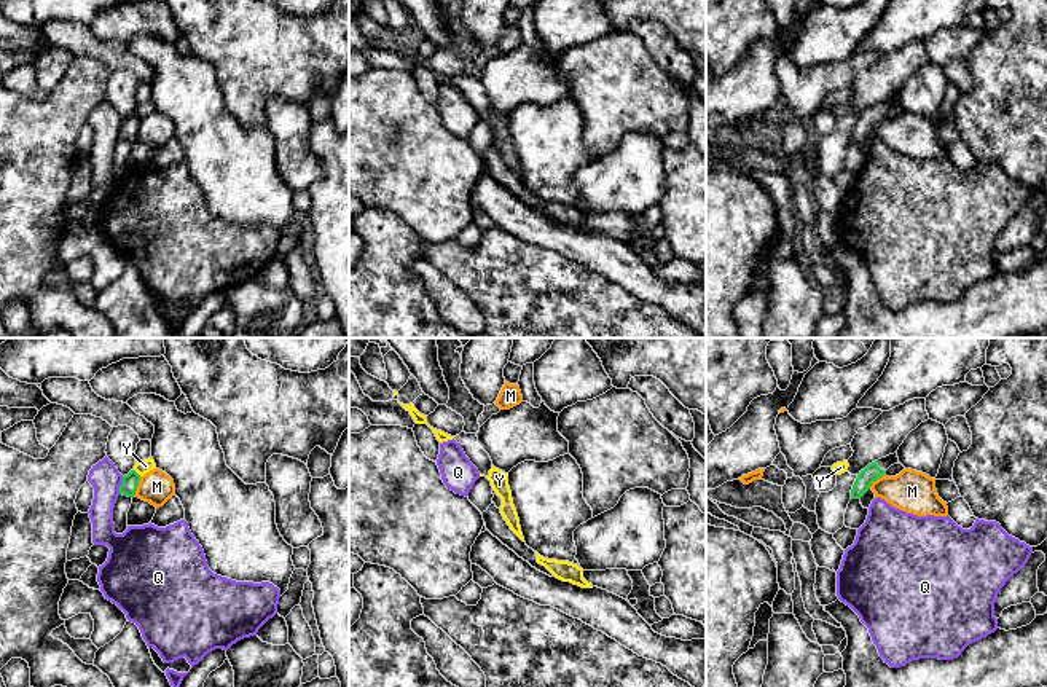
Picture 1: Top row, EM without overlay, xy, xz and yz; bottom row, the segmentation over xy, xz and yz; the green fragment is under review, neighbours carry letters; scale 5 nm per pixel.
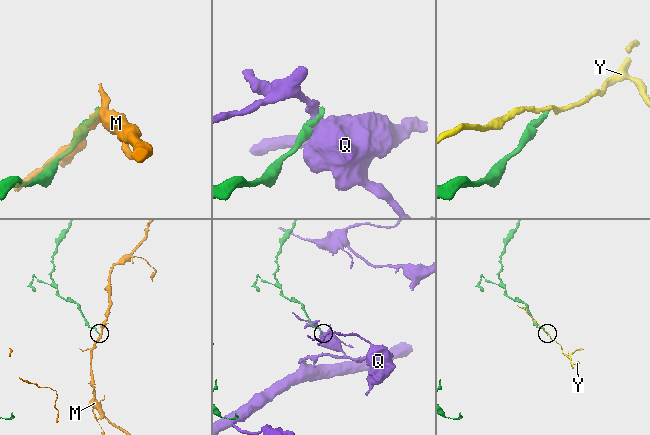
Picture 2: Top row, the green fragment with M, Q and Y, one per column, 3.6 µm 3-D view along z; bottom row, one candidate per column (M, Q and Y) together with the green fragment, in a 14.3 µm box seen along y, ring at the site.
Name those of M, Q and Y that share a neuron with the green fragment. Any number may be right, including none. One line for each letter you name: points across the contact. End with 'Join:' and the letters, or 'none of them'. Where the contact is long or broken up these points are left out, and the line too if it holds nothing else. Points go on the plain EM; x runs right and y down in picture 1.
Join: none of them

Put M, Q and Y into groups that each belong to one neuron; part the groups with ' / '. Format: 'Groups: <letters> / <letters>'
Groups: M / Q / Y

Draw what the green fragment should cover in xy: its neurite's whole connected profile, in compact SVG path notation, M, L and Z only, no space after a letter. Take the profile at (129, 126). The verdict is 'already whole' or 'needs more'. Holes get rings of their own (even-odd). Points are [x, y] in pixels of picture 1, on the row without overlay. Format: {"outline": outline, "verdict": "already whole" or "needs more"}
{"outline": "M131 113L127 118L123 120L123 126L120 129L120 137L134 140L139 124L140 124L140 118L135 113Z", "verdict": "already whole"}

